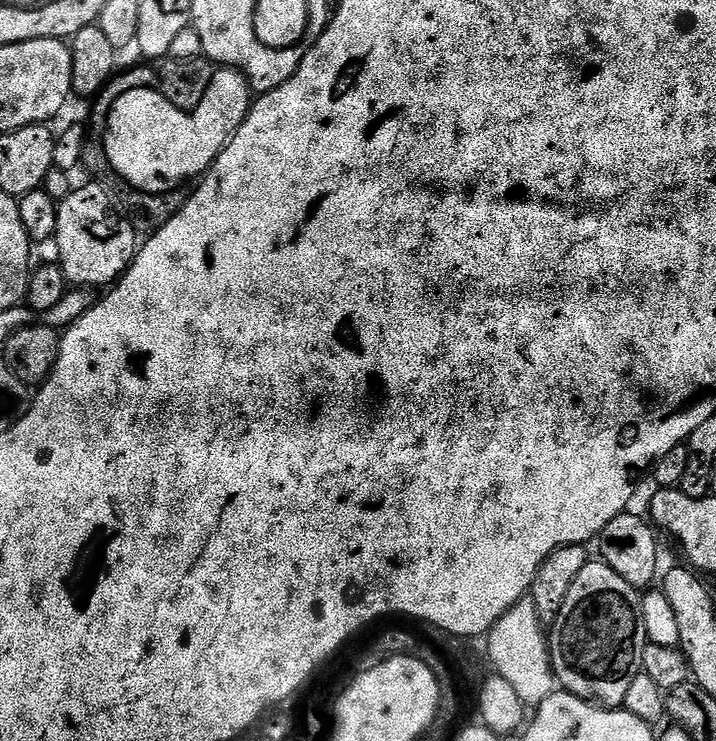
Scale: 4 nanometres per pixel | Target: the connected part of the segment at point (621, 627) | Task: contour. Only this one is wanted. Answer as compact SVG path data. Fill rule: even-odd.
M589 562L582 574L574 578L574 586L570 586L570 594L566 594L566 602L562 602L562 610L550 628L552 670L559 687L597 706L619 709L626 698L626 690L630 690L630 682L642 671L642 654L648 643L641 593L632 588L626 578L618 578L608 564Z

